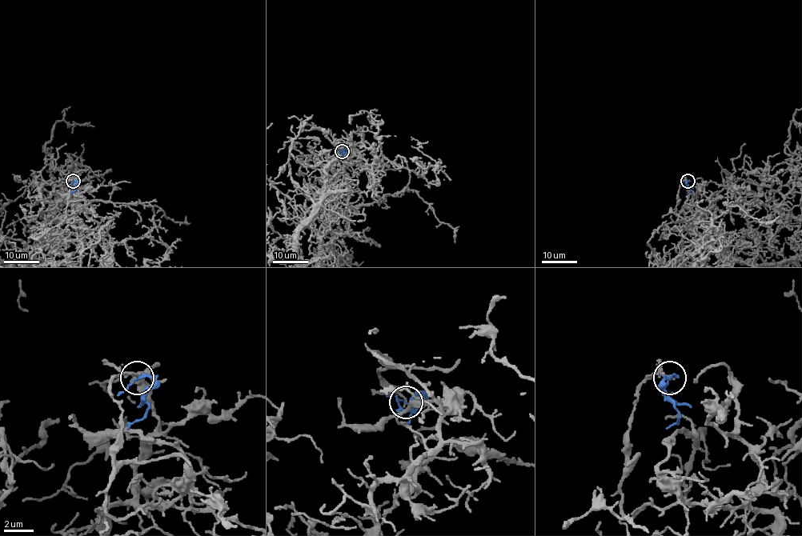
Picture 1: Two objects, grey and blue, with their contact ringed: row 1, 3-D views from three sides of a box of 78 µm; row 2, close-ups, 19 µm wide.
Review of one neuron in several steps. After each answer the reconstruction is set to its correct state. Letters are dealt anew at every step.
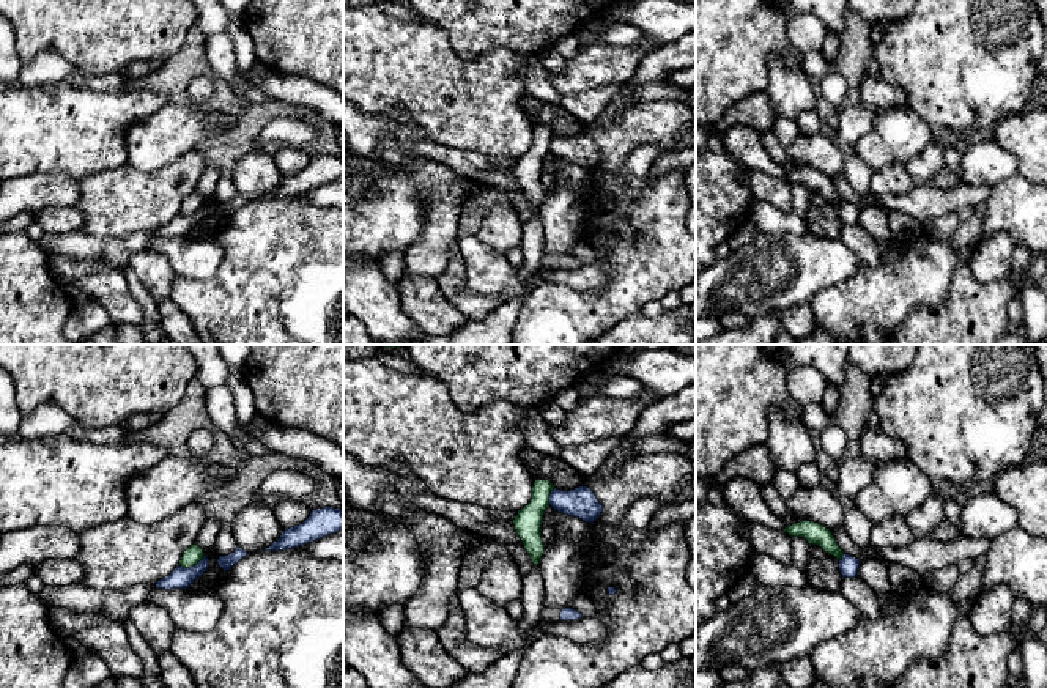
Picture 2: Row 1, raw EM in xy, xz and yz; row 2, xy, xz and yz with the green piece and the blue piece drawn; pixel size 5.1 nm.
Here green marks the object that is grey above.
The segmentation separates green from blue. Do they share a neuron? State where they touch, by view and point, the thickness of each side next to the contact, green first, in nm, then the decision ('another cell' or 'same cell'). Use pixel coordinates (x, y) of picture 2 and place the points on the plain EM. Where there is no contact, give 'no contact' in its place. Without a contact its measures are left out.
meets green in xy at (192, 213); 90 nm thick on the green side, 110 nm on the other; another cell

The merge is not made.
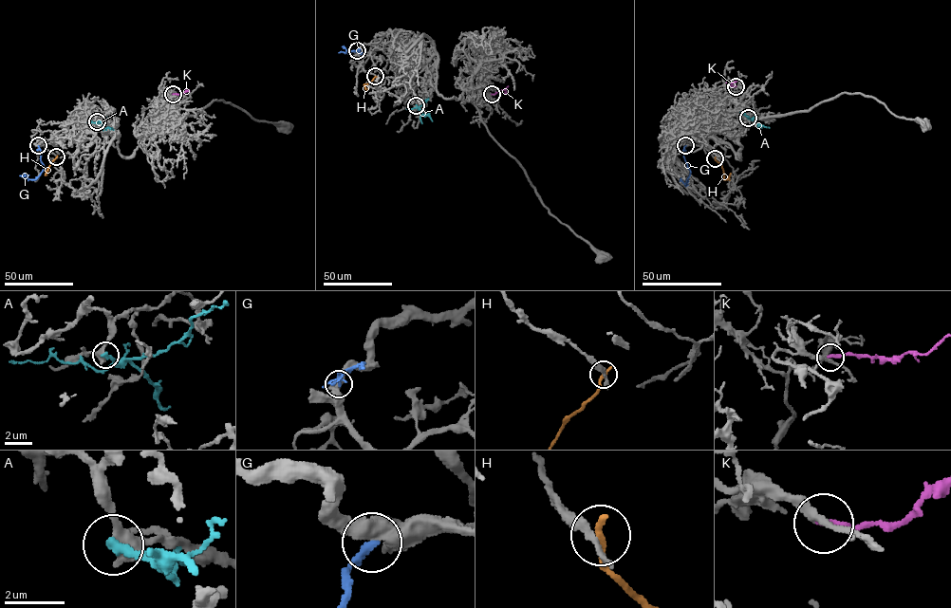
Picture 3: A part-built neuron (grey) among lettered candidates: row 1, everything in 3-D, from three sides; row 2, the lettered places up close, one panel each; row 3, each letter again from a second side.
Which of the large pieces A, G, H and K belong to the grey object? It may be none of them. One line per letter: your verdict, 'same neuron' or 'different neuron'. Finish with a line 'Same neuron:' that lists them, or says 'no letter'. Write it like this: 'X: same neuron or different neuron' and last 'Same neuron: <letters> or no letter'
A: different neuron
G: different neuron
H: different neuron
K: same neuron
Same neuron: K

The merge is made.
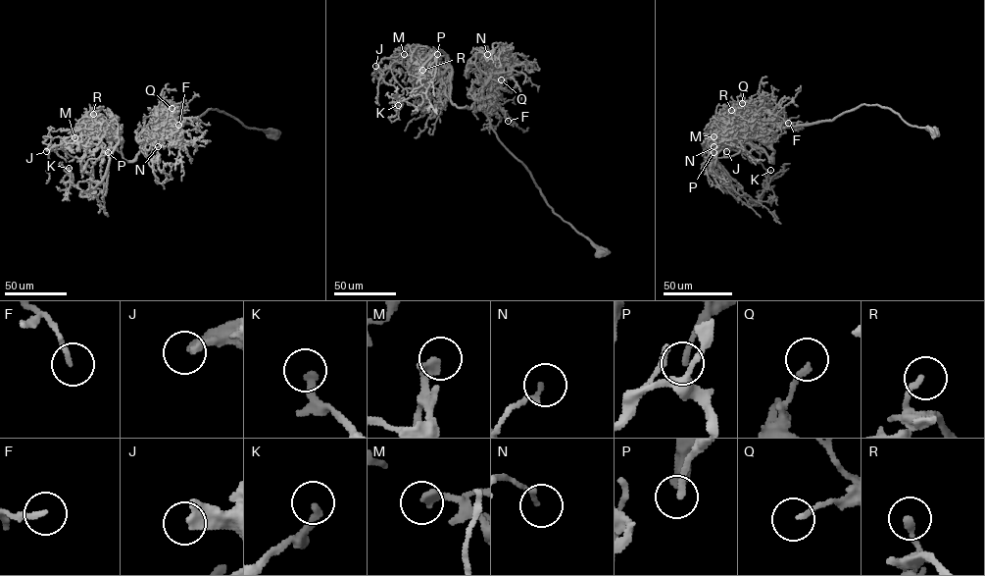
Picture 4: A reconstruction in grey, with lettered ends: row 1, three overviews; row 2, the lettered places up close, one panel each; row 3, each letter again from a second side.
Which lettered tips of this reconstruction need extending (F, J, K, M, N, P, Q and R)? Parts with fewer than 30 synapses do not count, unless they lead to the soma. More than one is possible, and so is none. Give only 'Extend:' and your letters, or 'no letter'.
Extend: J, K, P

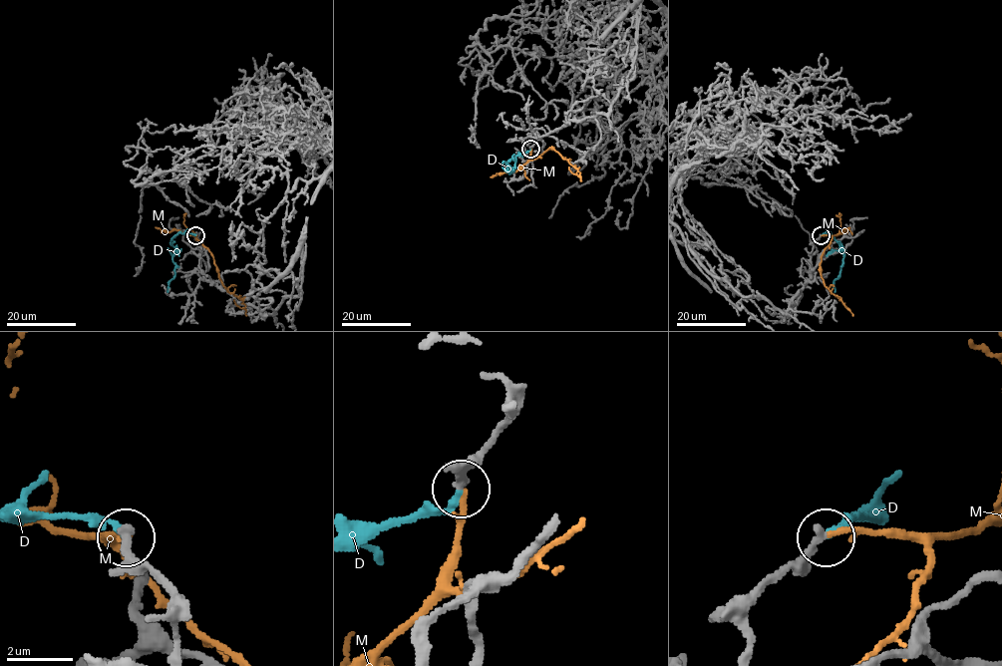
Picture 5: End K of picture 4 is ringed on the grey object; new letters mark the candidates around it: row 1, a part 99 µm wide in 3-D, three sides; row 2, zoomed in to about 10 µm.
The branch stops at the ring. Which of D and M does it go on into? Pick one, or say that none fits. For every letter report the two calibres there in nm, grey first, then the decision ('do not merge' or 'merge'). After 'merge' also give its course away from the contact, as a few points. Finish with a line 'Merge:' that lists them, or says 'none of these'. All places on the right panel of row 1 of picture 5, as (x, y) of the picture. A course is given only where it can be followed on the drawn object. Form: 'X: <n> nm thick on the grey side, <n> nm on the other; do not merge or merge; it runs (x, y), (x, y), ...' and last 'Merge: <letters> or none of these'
D: 300 nm thick on the grey side, 200 nm on the other; merge; it runs (821, 235), (830, 233), (843, 249), (841, 268), (834, 281), (834, 292)
M: 300 nm thick on the grey side, 170 nm on the other; do not merge
Merge: D

